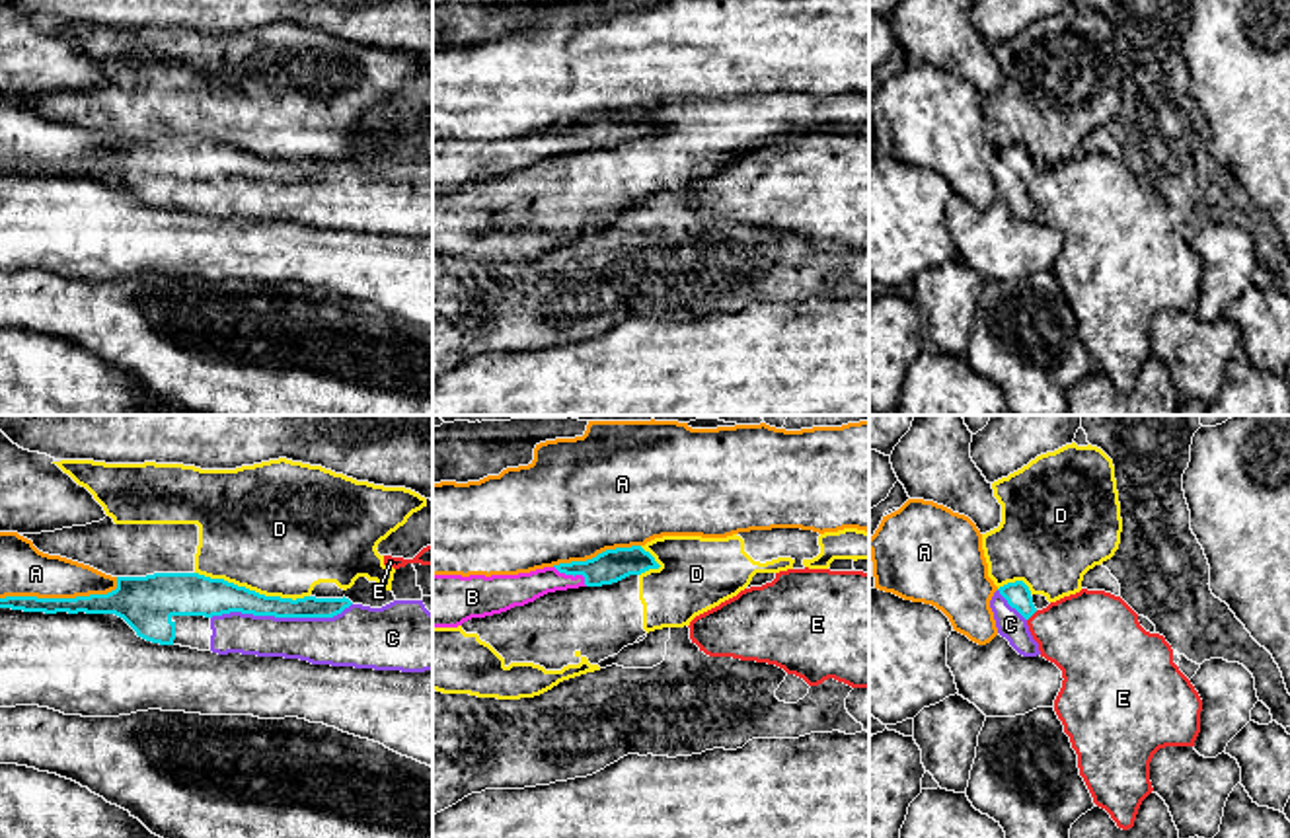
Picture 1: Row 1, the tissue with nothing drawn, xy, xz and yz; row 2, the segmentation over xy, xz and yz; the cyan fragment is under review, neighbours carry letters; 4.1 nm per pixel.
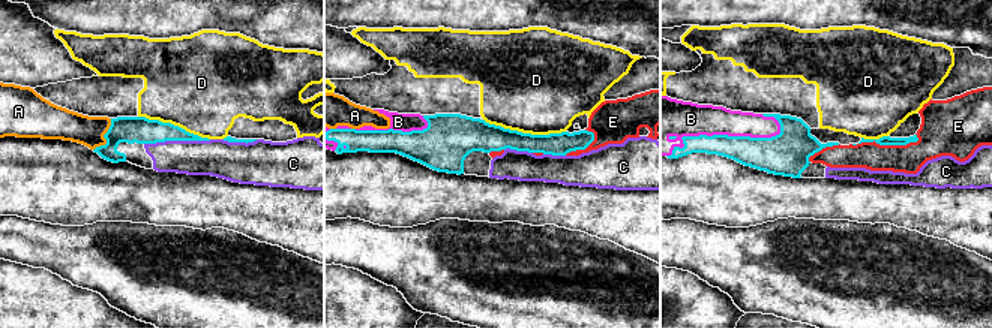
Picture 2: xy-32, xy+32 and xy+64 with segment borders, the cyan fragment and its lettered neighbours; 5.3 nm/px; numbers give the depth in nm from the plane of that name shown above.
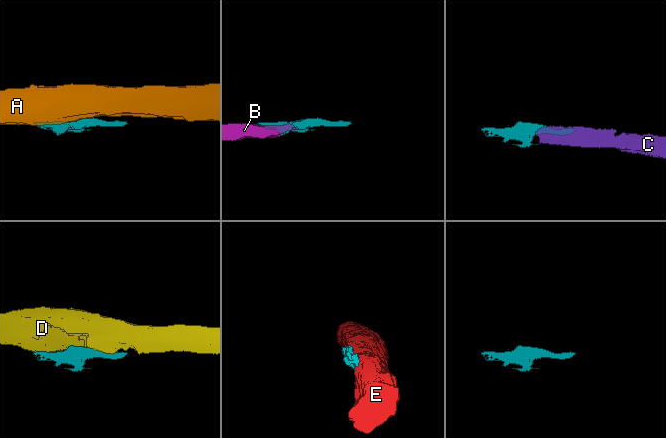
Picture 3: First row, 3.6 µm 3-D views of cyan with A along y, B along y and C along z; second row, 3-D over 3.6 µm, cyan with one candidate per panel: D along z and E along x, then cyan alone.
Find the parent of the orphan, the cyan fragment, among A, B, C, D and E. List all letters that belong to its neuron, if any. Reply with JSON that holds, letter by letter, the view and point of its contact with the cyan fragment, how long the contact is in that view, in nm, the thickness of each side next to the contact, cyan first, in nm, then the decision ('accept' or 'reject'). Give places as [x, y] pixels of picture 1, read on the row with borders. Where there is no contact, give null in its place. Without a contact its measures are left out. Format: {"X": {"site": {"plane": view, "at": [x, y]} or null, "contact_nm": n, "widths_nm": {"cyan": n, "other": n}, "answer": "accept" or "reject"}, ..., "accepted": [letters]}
{"A": {"site": {"plane": "xy", "at": [63, 599]}, "contact_nm": 500, "widths_nm": {"cyan": 120, "other": 200}, "answer": "reject"}, "B": {"site": {"plane": "xz", "at": [573, 575]}, "contact_nm": 170, "widths_nm": {"cyan": 140, "other": 130}, "answer": "accept"}, "C": {"site": {"plane": "xy", "at": [281, 616]}, "contact_nm": 600, "widths_nm": {"cyan": 130, "other": 200}, "answer": "accept"}, "D": {"site": {"plane": "xy", "at": [252, 591]}, "contact_nm": 480, "widths_nm": {"cyan": 180, "other": 500}, "answer": "reject"}, "E": {"site": {"plane": "yz", "at": [1031, 614]}, "contact_nm": 60, "widths_nm": {"cyan": 110, "other": 360}, "answer": "reject"}, "accepted": ["B", "C"]}

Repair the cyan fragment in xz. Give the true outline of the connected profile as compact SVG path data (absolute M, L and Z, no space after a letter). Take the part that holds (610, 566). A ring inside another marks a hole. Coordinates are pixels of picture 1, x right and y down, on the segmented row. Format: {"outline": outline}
{"outline": "M631 546L518 575L433 575L433 628L458 628L472 618L524 606L548 592L612 585L659 567L649 552Z"}

